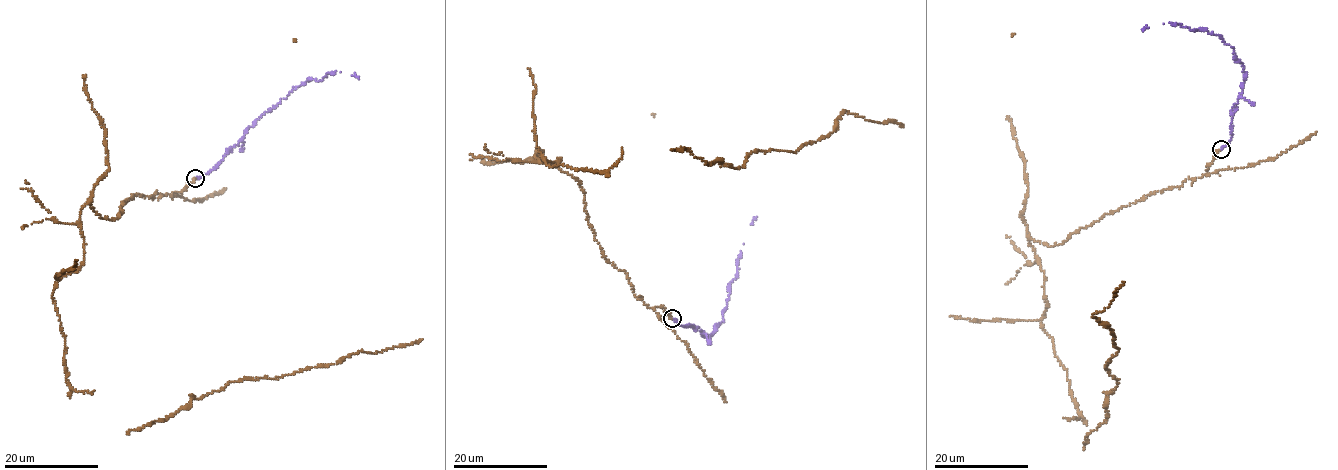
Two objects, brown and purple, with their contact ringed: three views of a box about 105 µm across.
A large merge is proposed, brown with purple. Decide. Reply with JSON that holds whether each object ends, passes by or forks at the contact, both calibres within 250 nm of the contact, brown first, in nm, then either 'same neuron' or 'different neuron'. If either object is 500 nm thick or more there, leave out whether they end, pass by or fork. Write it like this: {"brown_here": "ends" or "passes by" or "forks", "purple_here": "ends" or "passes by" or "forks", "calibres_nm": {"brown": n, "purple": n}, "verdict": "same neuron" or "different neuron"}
{"brown_here": "ends", "purple_here": "ends", "calibres_nm": {"brown": 360, "purple": 180}, "verdict": "same neuron"}

